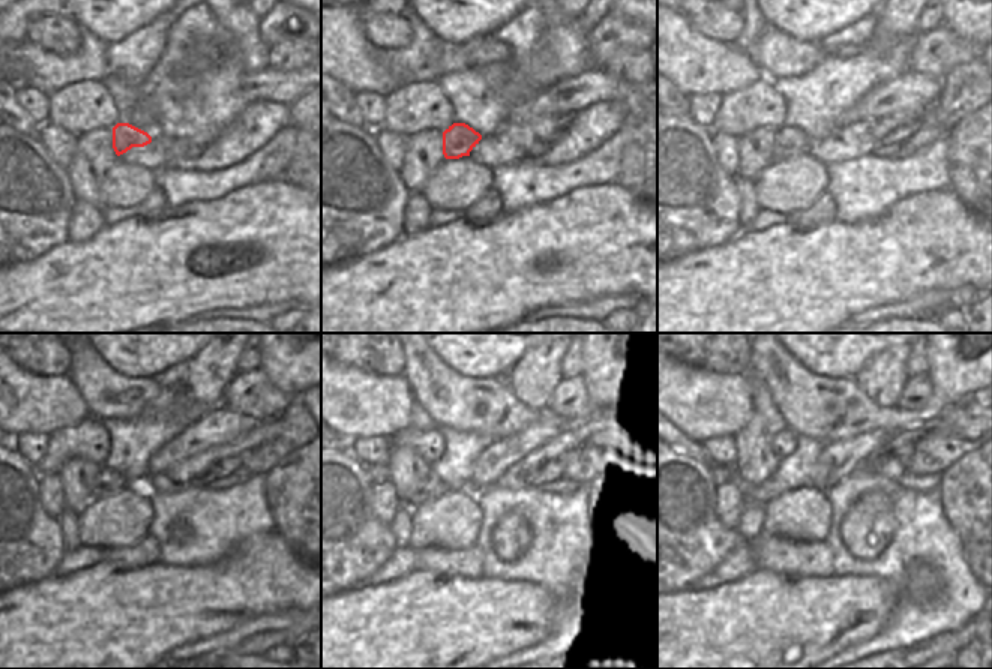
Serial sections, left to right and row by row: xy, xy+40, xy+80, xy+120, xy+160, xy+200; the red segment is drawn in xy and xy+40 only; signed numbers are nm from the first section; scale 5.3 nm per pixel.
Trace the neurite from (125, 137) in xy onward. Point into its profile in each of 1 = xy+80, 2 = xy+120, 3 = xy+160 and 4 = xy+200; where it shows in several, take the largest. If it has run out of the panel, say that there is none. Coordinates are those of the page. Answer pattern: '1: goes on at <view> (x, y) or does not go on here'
1: goes on at xy+80 (790, 140)
2: goes on at xy+120 (108, 482)
3: goes on at xy+160 (437, 485)
4: goes on at xy+200 (769, 489)

